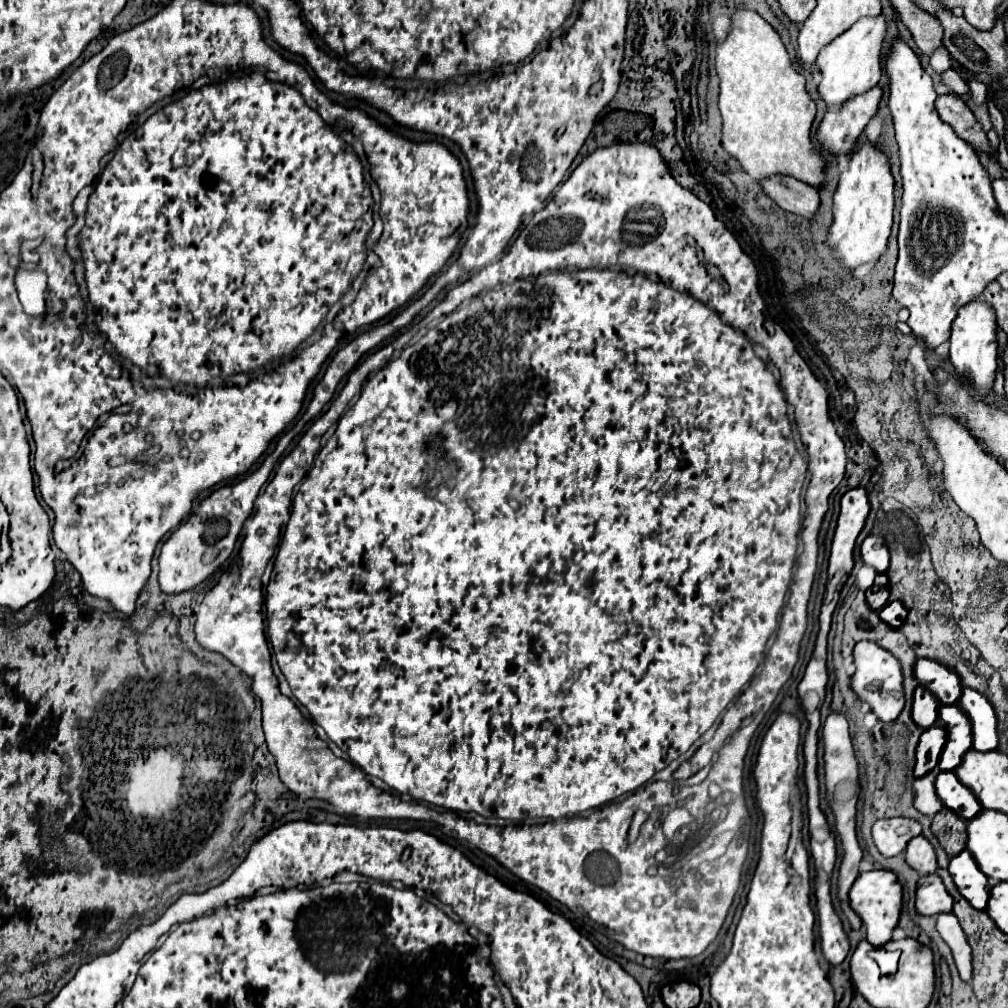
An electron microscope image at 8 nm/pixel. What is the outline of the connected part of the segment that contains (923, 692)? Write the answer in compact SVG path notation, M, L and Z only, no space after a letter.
M918 687L916 697L914 697L914 709L912 709L912 719L920 727L932 727L936 723L936 711L940 709L938 699L924 687Z

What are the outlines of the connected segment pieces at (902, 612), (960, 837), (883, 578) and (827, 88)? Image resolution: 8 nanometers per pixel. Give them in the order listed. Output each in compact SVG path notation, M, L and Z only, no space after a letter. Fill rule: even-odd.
M892 601L892 603L888 603L888 605L880 611L880 619L882 619L884 623L888 623L890 627L896 627L896 629L898 629L900 625L904 625L906 615L908 615L908 611L906 611L906 607L904 607L902 601Z
M944 807L942 811L938 811L934 815L932 833L942 843L942 847L946 849L948 855L956 857L960 851L966 849L966 841L968 841L966 821L962 817L958 817L954 811L950 811L948 807Z
M878 573L874 585L866 591L866 599L870 603L872 609L880 609L886 605L890 597L890 591L888 591L888 575L886 573Z
M884 15L864 17L854 23L852 29L838 35L828 47L824 47L816 59L822 71L820 95L826 105L840 105L850 95L860 95L872 89L882 75L882 59L884 59L884 37L886 37L886 19Z

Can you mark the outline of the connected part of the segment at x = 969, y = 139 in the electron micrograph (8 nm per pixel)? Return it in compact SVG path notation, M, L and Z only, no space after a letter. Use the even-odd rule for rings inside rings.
M940 95L936 99L936 109L938 109L940 119L944 123L948 123L960 139L964 139L976 151L982 151L990 157L996 157L982 125L976 121L976 117L972 115L972 111L968 109L968 105L964 101L960 101L954 95Z

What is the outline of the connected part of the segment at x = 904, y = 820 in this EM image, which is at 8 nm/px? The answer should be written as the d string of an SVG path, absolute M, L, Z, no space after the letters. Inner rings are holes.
M908 817L878 819L872 827L872 835L880 853L884 857L894 857L906 849L910 839L922 835L922 825Z

